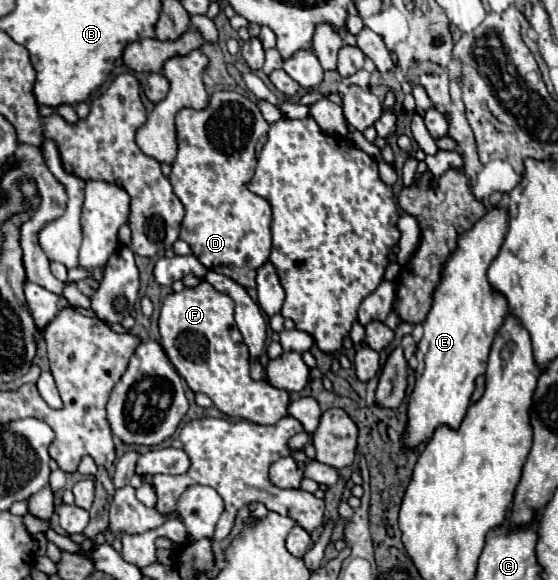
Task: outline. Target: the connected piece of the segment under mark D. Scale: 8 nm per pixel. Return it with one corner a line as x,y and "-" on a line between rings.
217,91
211,95
211,101
205,109
197,111
197,109
181,109
175,117
175,125
177,125
177,141
179,141
179,153
175,157
175,161
171,163
171,175
169,175
169,181
173,185
173,193
181,199
181,203
185,205
185,219
181,223
181,239
189,243
193,255
209,269
209,271
215,271
215,273
221,273
221,275
227,275
231,277
235,283
243,285
243,287
255,287
255,277
257,277
257,271
267,263
269,259
269,251
271,251
271,207
265,199
257,197
255,193
251,193
247,189
247,181
253,177
253,171
255,171
255,165
257,165
257,153
261,151
261,147
265,145
267,141
267,131
269,131
269,123
263,119
259,107
255,103
251,103
247,97
235,93
235,91

